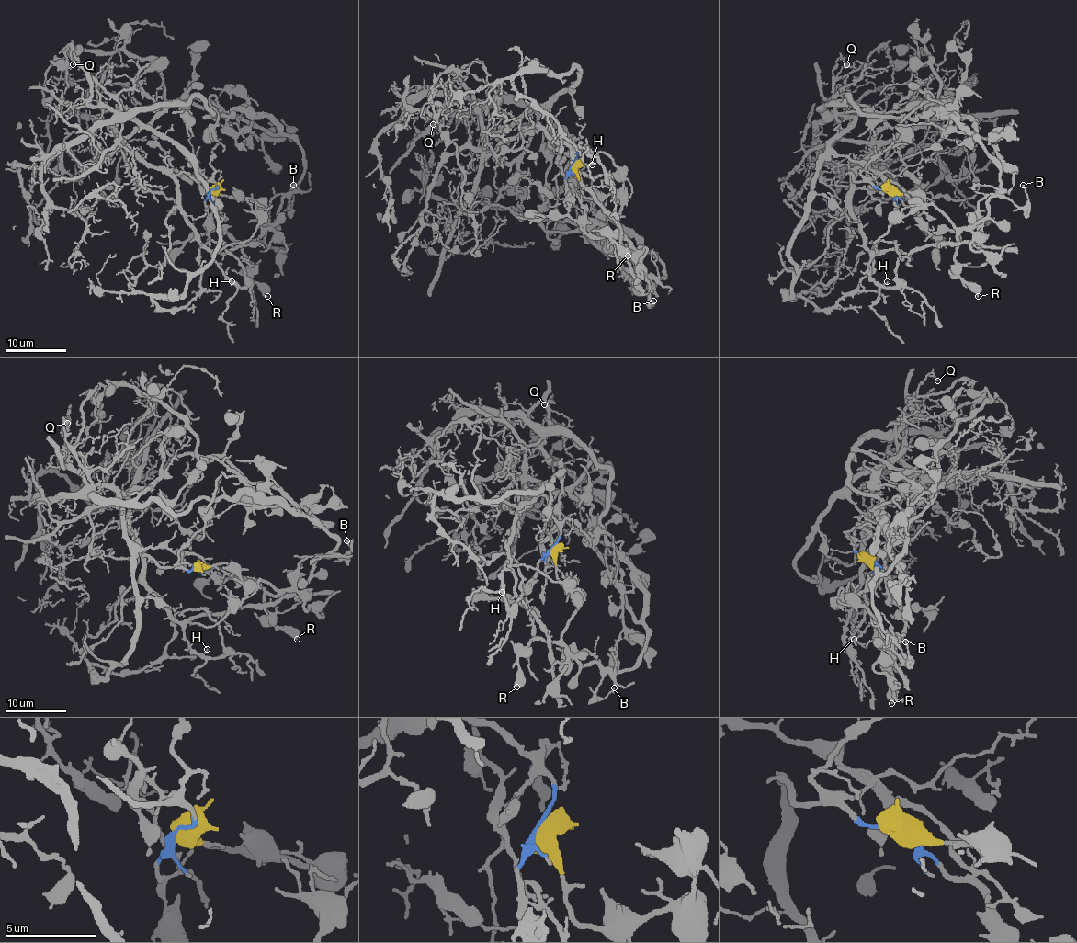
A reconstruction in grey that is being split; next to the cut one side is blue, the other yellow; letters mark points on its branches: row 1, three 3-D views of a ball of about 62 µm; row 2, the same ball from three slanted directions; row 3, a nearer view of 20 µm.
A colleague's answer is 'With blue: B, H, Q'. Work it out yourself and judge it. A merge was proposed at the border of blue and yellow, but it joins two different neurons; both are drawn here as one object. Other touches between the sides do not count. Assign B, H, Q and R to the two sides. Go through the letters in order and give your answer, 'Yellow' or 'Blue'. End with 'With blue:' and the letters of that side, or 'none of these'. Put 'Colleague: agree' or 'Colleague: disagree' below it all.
B: Yellow
H: Blue
Q: Blue
R: Yellow
With blue: H, Q
Colleague: disagree

